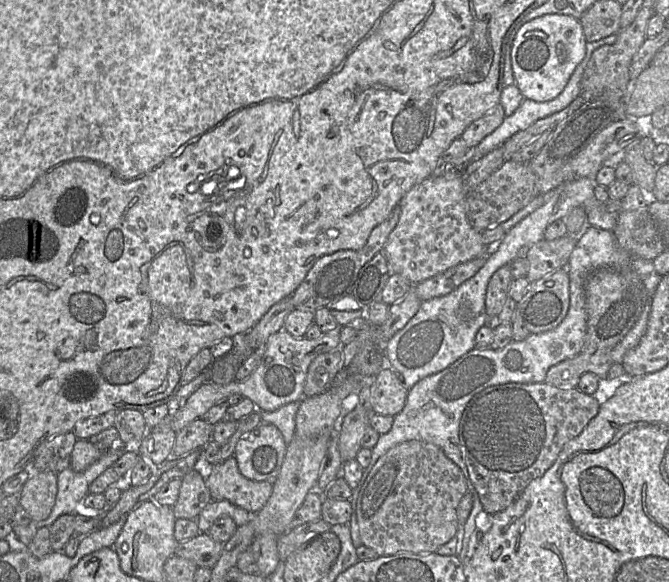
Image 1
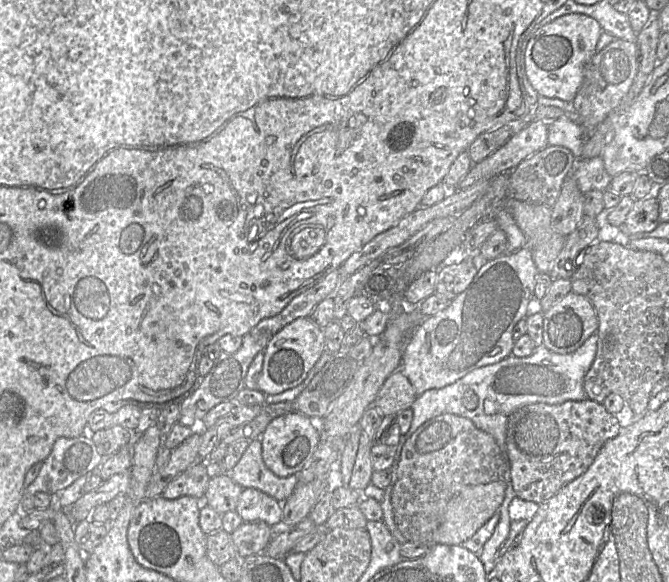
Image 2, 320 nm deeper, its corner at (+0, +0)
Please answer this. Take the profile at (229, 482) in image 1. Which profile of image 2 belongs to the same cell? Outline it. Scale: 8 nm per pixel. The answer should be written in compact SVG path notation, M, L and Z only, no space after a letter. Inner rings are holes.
M260 439L249 442L229 475L242 488L258 489L280 502L285 501L298 484L297 475L279 477L267 468Z

